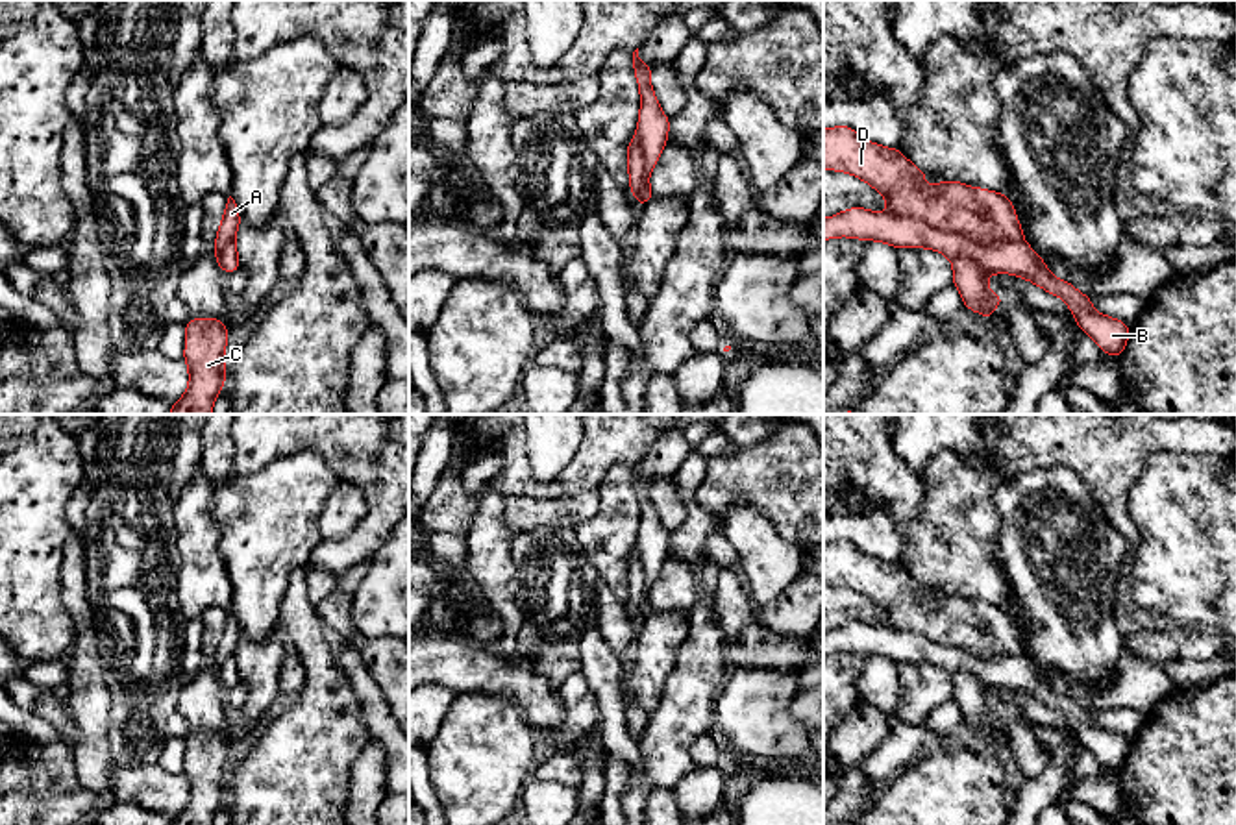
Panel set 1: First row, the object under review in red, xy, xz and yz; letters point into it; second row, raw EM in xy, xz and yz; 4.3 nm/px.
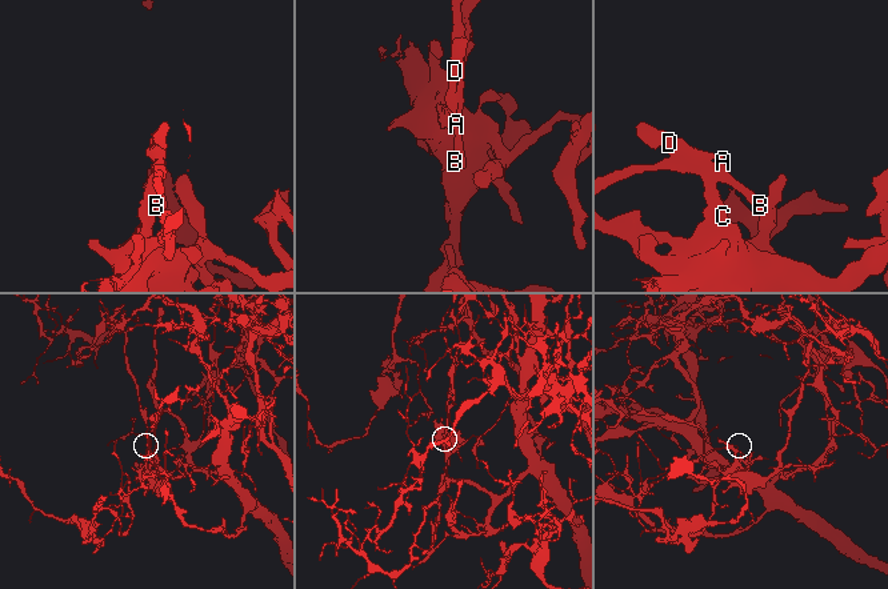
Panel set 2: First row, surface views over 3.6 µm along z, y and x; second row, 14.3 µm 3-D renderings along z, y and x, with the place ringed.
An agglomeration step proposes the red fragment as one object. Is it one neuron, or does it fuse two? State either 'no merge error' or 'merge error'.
merge error

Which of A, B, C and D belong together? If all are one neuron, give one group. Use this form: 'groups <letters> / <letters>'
groups A C D / B

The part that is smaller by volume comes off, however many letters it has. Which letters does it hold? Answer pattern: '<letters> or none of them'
A, C, D

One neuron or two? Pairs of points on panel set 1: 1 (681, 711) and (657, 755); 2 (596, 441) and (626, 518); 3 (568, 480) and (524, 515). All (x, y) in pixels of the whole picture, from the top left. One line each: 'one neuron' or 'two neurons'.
1: one neuron
2: two neurons
3: two neurons

